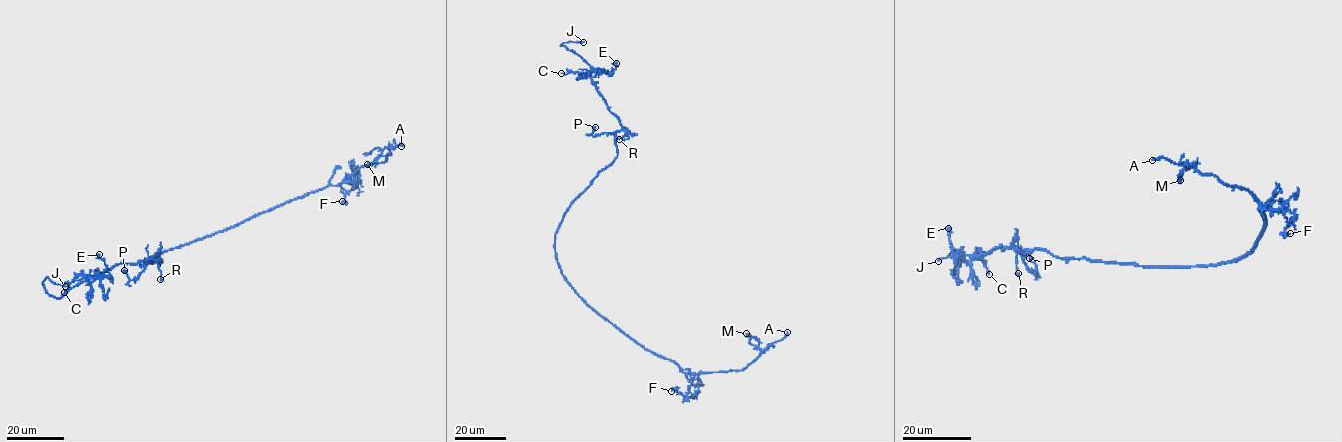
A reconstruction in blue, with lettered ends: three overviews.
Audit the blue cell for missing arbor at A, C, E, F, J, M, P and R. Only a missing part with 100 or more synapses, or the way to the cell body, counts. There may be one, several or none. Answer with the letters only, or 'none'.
J

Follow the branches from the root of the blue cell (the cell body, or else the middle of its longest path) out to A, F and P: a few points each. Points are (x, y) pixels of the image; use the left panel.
A: (152, 257), (223, 231), (330, 185), (346, 182), (362, 167), (384, 163), (390, 148), (400, 143), (401, 146)
F: (152, 257), (223, 231), (330, 185), (337, 185), (347, 174), (354, 186), (342, 201)
P: (152, 257), (146, 258), (144, 264), (161, 263), (159, 257), (149, 259), (138, 278), (132, 280), (124, 270)

